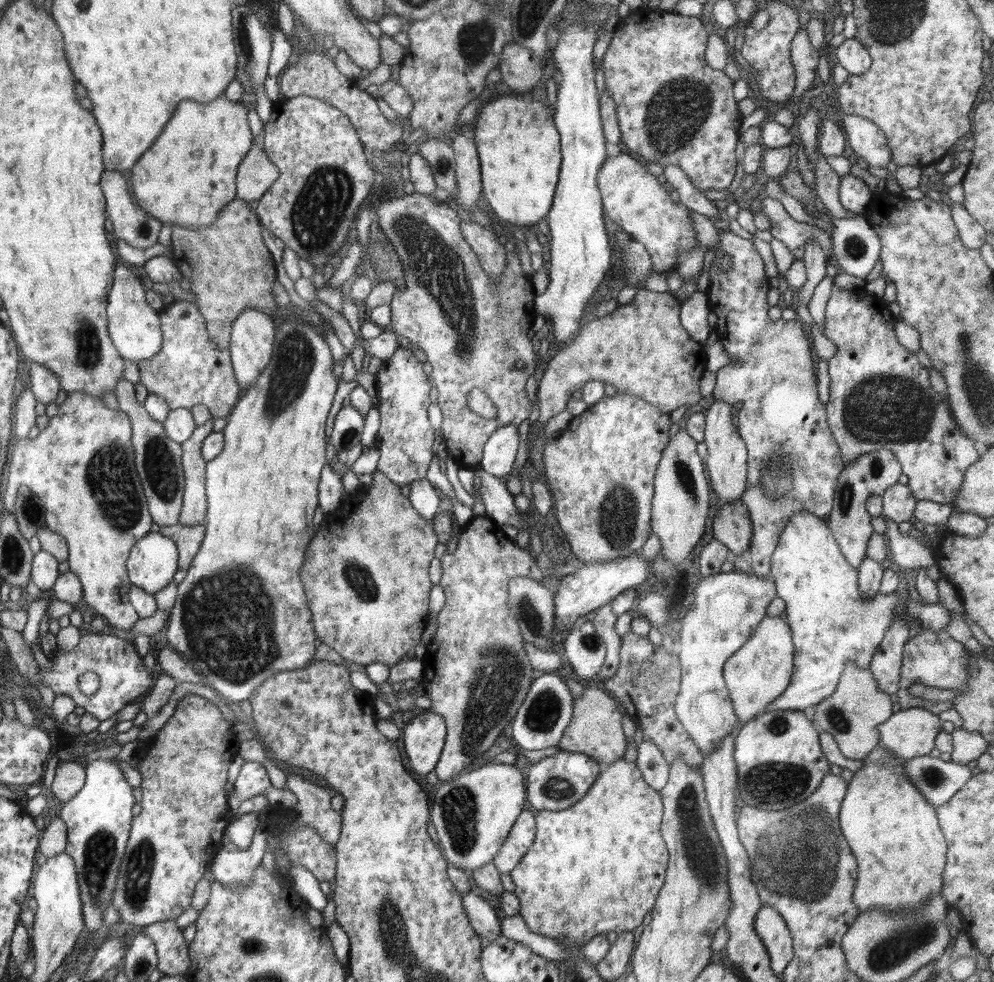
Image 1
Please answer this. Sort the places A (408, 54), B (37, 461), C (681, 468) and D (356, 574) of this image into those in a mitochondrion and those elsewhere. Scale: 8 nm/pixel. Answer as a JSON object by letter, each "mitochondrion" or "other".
{"A":"other","B":"other","C":"mitochondrion","D":"mitochondrion"}

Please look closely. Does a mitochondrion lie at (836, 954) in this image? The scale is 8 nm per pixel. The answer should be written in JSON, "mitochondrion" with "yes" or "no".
{"mitochondrion":"no"}

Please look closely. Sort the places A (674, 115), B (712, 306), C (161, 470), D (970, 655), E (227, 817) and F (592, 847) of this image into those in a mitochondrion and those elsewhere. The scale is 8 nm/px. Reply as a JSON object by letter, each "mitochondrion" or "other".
{"A":"mitochondrion","B":"other","C":"mitochondrion","D":"other","E":"other","F":"other"}

